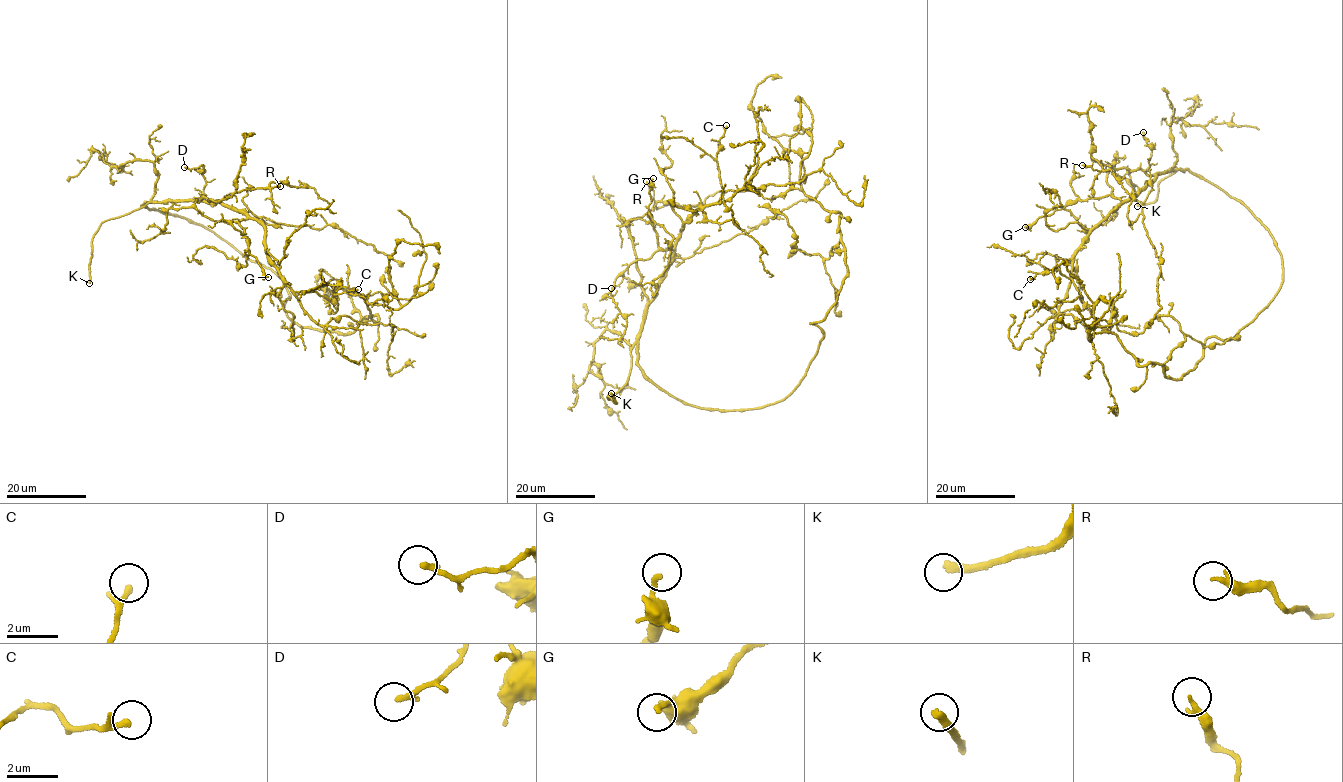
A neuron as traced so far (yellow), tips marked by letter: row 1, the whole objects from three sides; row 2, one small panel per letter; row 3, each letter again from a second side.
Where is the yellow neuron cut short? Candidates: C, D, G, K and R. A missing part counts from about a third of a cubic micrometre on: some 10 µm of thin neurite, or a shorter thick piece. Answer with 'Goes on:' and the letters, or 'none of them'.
Goes on: C, K

